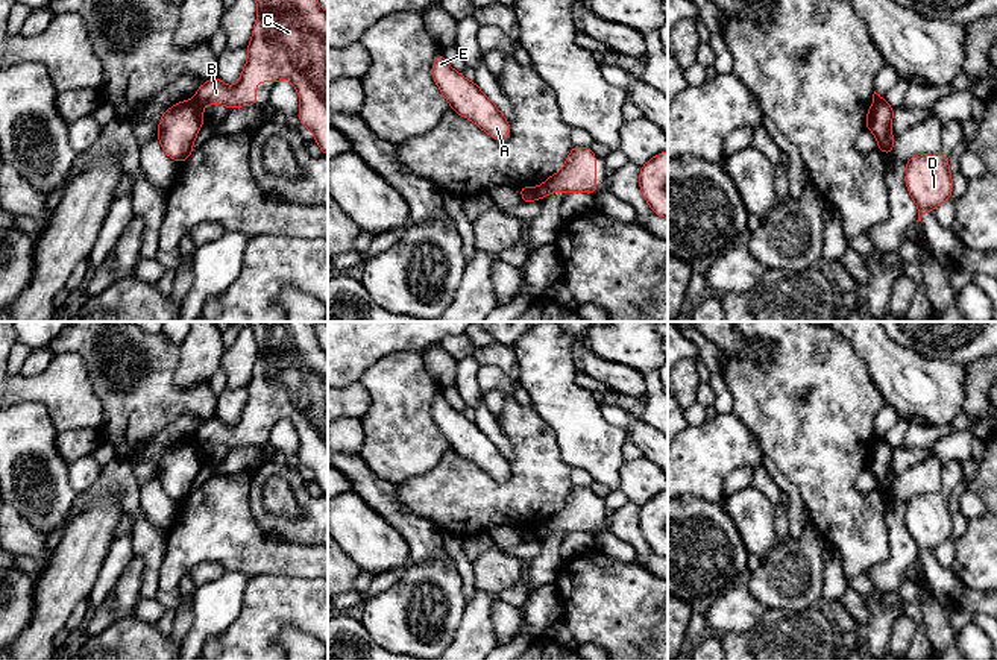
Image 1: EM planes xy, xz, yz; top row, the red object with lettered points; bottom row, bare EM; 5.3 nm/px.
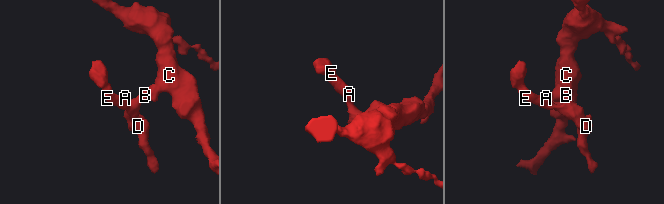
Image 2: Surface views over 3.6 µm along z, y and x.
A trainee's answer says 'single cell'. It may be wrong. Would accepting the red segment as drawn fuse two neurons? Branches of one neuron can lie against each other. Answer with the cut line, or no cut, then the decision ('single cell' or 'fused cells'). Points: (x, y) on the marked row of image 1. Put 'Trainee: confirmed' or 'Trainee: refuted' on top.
Trainee: refuted
xz (536, 187), (540, 198) | fused cells

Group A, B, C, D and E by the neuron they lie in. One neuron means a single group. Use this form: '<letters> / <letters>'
A D E / B C

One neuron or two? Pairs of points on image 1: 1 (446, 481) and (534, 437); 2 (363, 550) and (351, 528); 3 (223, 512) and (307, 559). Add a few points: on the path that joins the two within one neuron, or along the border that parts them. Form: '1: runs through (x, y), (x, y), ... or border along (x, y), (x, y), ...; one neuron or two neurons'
1: runs through (474, 487), (507, 487), (530, 465); one neuron
2: runs through (363, 545), (363, 540), (355, 533); one neuron
3: runs through (245, 533), (269, 557), (286, 559); one neuron

